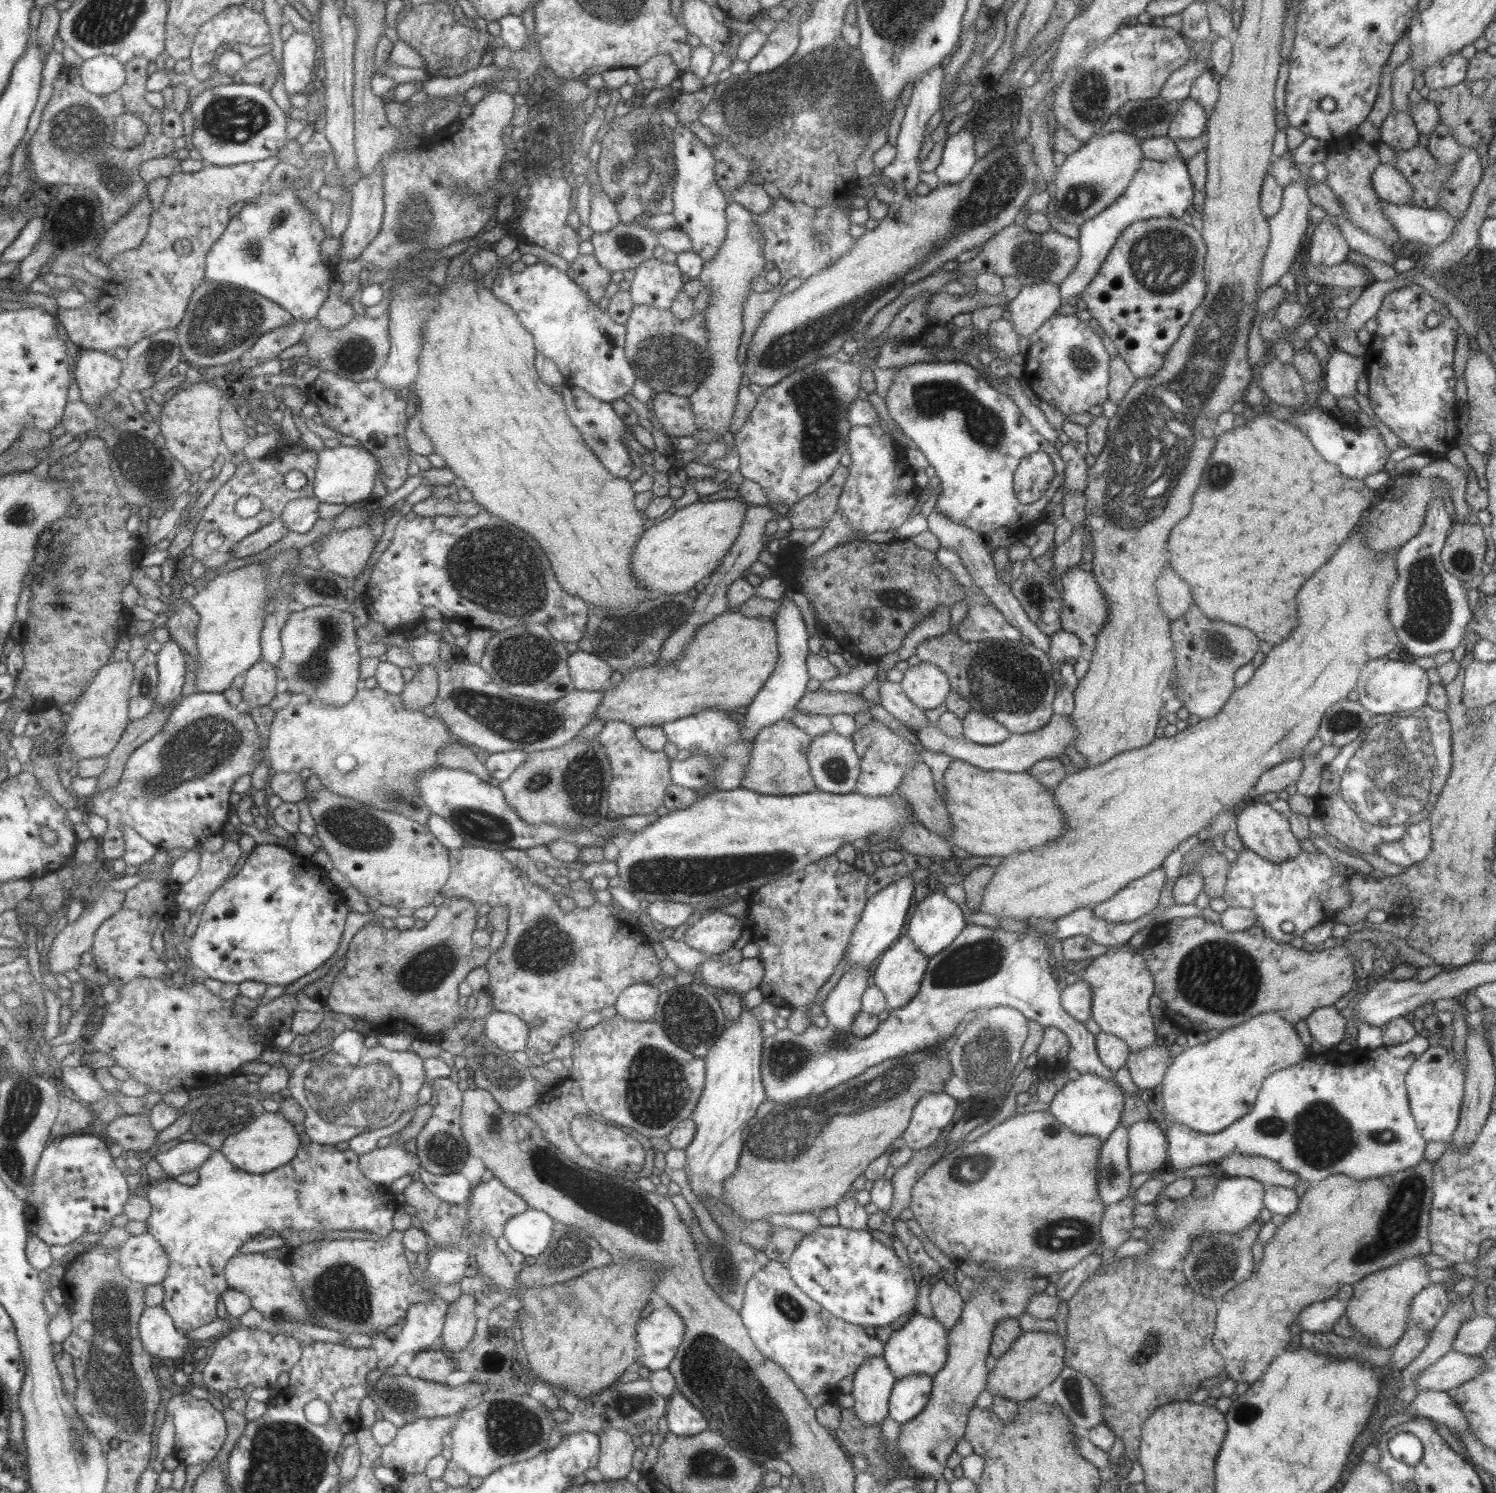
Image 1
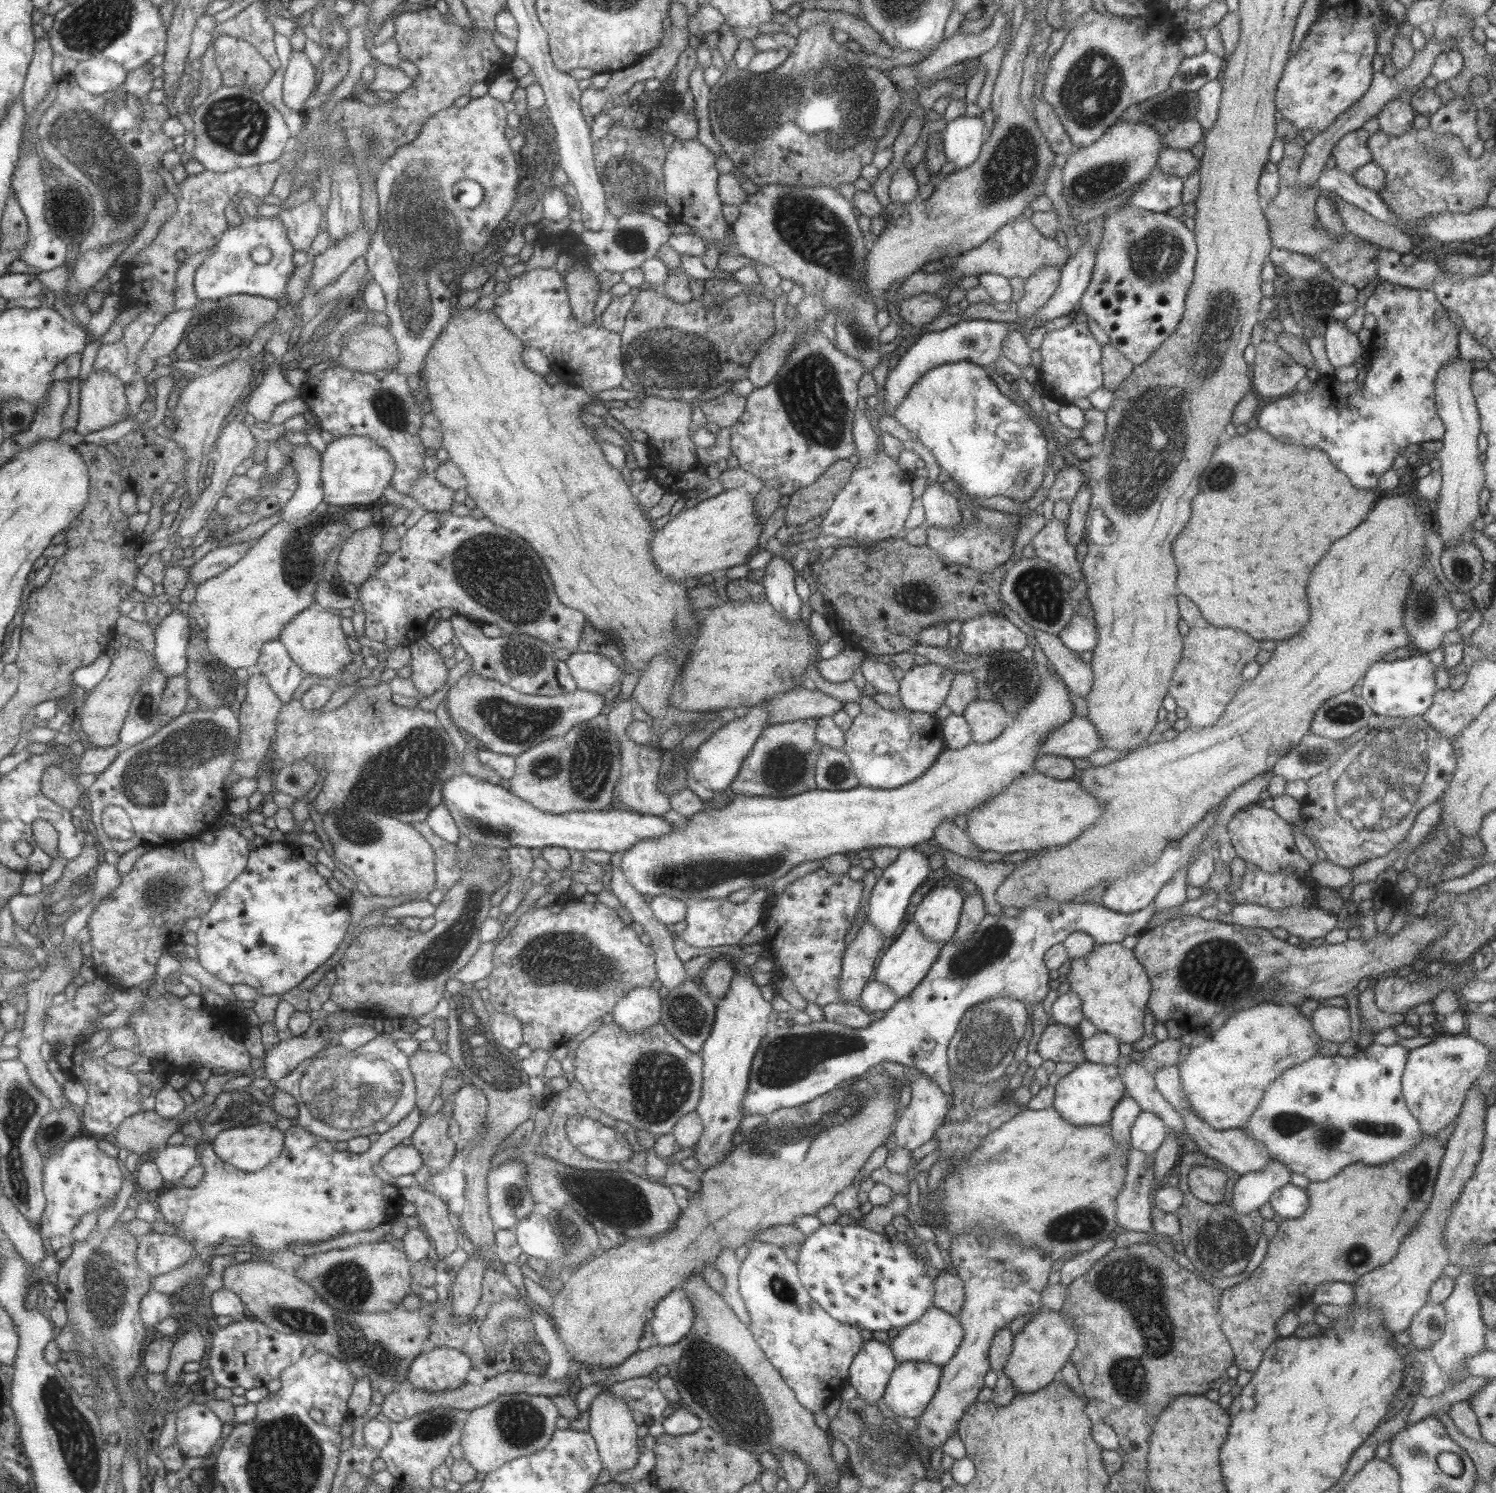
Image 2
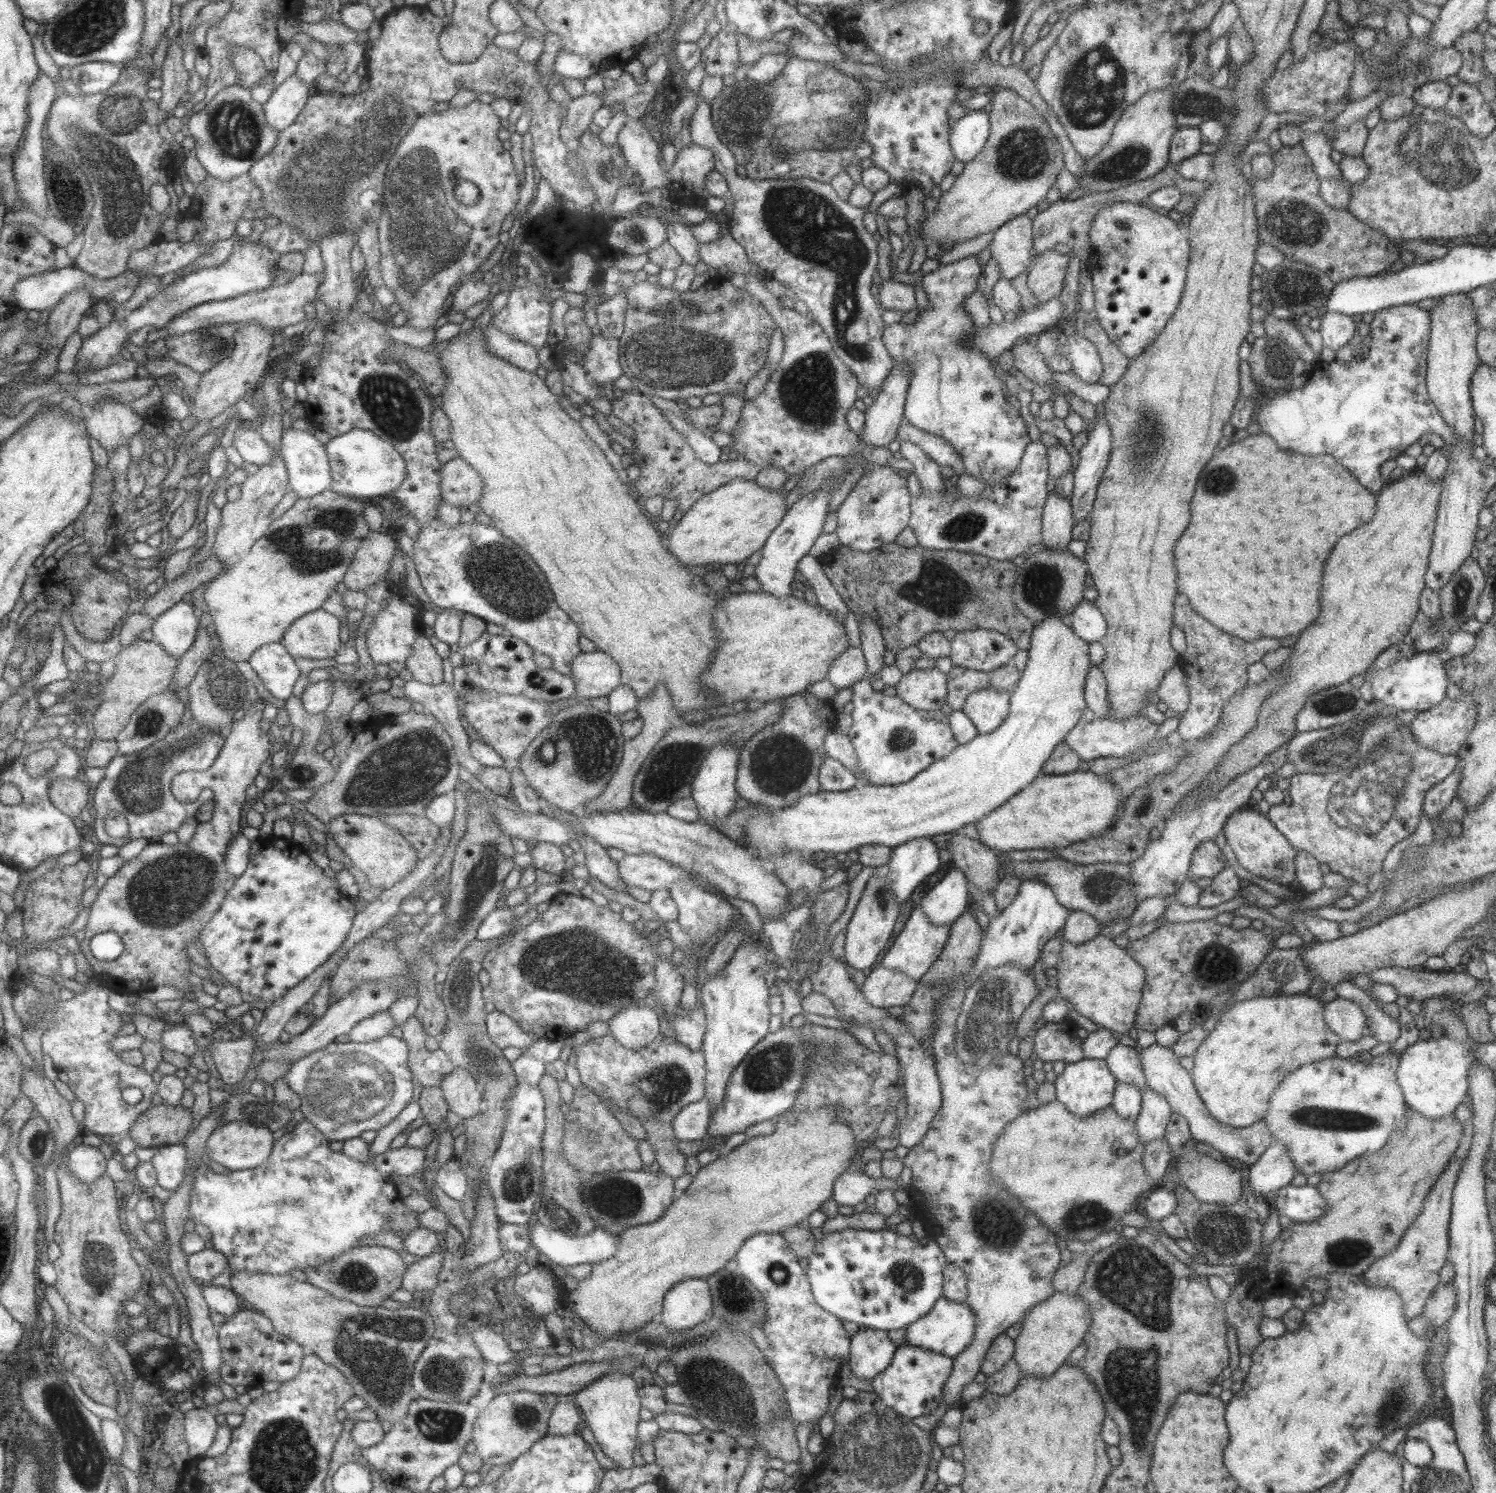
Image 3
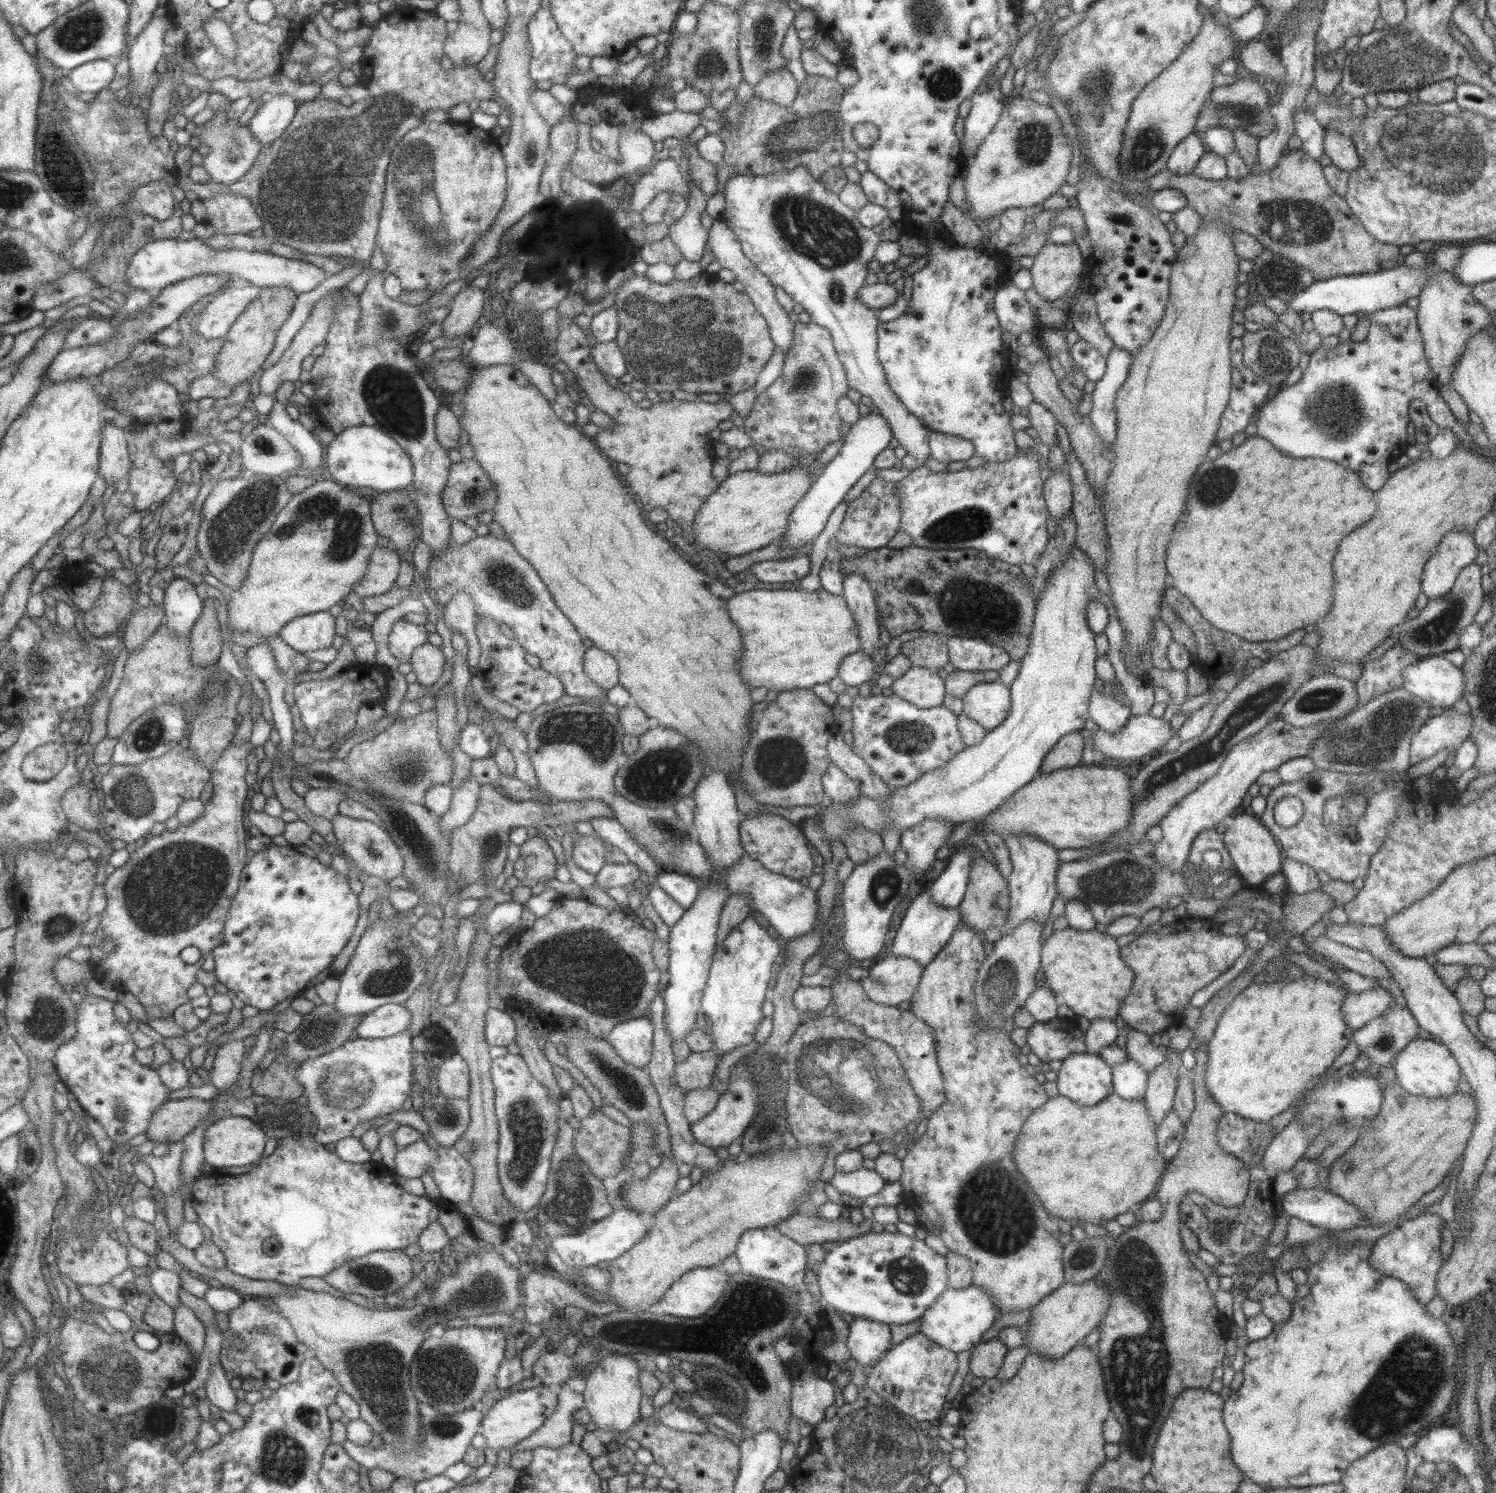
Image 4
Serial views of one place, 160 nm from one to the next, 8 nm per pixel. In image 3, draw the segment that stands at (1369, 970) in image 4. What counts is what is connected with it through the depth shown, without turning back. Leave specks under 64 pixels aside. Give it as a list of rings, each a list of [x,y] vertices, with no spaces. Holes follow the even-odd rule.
[[[1377,967],[1366,975],[1373,982],[1392,986],[1397,995],[1412,999],[1437,995],[1463,996],[1480,981],[1460,970],[1439,973],[1426,969],[1419,971],[1401,967]]]

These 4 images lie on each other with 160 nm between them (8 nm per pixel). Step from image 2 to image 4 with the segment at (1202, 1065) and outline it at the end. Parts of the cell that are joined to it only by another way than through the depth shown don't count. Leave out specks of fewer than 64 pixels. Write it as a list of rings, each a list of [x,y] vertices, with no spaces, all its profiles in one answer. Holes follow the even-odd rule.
[[[1301,975],[1287,980],[1265,981],[1262,977],[1246,986],[1220,1014],[1211,1040],[1208,1040],[1208,1059],[1204,1084],[1208,1093],[1225,1113],[1267,1122],[1302,1096],[1308,1082],[1329,1071],[1333,1060],[1354,1033],[1345,1026],[1340,1008],[1346,995],[1343,987],[1314,976]]]

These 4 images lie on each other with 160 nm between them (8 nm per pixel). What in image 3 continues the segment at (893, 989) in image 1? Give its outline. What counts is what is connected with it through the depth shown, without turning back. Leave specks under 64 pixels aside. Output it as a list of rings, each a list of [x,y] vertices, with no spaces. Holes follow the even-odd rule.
[[[915,906],[915,910],[909,914],[902,930],[895,936],[892,946],[883,954],[880,964],[885,968],[904,972],[909,978],[918,981],[941,954],[942,948],[947,942],[949,929],[950,925],[931,924],[919,906]]]

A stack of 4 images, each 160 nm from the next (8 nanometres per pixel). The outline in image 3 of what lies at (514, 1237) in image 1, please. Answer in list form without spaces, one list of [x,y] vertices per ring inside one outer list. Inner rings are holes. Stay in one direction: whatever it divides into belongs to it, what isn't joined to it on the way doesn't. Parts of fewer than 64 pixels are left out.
[[[531,1222],[528,1225],[528,1235],[531,1247],[543,1254],[552,1265],[559,1267],[571,1267],[584,1263],[595,1265],[597,1262],[605,1261],[615,1254],[619,1238],[609,1230],[601,1230],[599,1227],[593,1227],[593,1230],[587,1232],[585,1236],[572,1236],[556,1229],[546,1228],[537,1222]]]

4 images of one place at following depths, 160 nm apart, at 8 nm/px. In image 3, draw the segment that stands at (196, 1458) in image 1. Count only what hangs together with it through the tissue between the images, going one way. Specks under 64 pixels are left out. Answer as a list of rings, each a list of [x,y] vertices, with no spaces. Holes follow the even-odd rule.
[[[194,1408],[186,1412],[186,1435],[191,1456],[202,1458],[203,1454],[207,1454],[207,1450],[211,1448],[216,1428],[217,1423],[211,1411]]]

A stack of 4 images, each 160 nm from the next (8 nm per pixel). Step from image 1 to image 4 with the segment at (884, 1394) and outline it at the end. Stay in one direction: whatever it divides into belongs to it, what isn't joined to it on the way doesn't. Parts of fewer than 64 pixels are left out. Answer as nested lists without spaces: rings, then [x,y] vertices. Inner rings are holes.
[[[861,1317],[848,1322],[846,1347],[850,1358],[863,1367],[871,1368],[879,1362],[879,1357],[891,1348],[890,1338],[888,1324]]]

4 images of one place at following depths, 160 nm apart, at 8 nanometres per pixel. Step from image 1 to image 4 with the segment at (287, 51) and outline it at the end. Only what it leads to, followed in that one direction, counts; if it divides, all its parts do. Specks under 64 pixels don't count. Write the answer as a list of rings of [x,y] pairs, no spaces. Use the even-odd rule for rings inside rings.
[[[289,94],[271,97],[269,101],[258,107],[248,121],[250,134],[261,142],[262,147],[273,142],[287,128],[297,106]]]

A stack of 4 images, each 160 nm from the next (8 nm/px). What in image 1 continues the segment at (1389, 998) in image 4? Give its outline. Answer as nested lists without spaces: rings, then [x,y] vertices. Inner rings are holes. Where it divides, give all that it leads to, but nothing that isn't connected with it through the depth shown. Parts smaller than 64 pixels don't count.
[[[1331,1005],[1312,1010],[1304,1020],[1310,1036],[1321,1046],[1329,1048],[1342,1040],[1347,1014]]]

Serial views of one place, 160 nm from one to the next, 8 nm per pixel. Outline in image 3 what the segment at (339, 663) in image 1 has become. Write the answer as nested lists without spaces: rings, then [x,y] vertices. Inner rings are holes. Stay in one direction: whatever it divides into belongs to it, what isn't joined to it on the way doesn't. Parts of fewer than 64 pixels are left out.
[[[317,609],[294,620],[280,636],[280,643],[291,657],[333,658],[342,644],[339,641],[341,625],[339,618]]]

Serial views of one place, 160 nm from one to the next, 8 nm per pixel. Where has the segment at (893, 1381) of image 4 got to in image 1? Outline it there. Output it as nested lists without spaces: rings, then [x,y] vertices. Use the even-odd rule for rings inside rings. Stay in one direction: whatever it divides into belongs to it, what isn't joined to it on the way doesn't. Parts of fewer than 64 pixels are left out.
[[[911,1374],[893,1384],[888,1398],[888,1416],[901,1425],[919,1414],[931,1394],[931,1377]]]

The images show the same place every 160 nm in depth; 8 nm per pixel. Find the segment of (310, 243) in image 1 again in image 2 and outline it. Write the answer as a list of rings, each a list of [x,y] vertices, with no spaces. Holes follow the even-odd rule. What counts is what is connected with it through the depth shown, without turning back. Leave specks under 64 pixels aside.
[[[243,215],[241,224],[227,228],[215,246],[217,248],[199,267],[196,275],[195,288],[199,303],[229,295],[245,294],[274,299],[278,303],[288,301],[285,289],[295,270],[291,260],[295,250],[292,249],[285,229],[276,215],[273,217]],[[260,246],[265,246],[270,250],[271,257],[267,264],[255,264],[249,257],[251,250]]]

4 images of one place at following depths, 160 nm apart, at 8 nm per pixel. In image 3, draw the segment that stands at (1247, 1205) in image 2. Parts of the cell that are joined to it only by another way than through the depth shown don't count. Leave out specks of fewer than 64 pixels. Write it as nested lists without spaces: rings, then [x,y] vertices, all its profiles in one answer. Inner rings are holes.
[[[1273,1140],[1261,1156],[1250,1164],[1248,1184],[1257,1197],[1265,1197],[1268,1192],[1289,1185],[1295,1172],[1287,1147]]]

